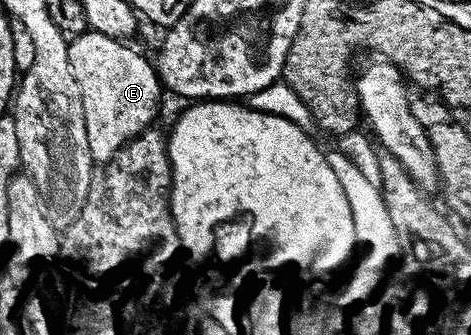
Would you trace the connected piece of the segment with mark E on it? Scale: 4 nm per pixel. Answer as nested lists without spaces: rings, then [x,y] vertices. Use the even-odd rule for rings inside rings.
[[[90,29],[67,45],[85,113],[85,137],[89,137],[89,153],[96,164],[109,162],[129,140],[148,130],[159,111],[161,84],[156,68],[152,60],[127,46],[131,45]]]

